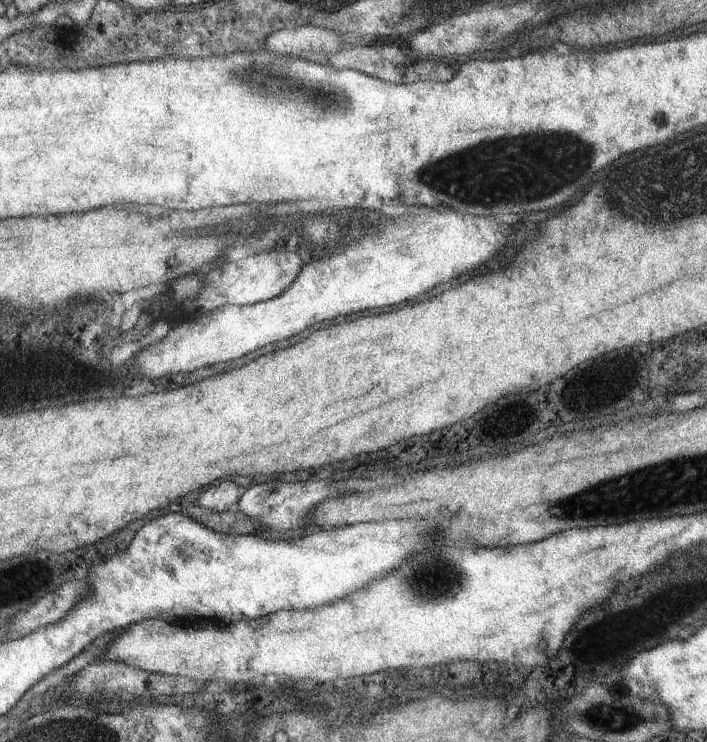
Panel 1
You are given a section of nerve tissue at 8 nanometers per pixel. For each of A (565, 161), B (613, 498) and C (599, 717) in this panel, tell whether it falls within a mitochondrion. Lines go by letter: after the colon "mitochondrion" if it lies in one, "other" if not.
A: mitochondrion
B: mitochondrion
C: mitochondrion

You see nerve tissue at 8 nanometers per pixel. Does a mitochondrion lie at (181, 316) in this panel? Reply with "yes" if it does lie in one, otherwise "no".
no

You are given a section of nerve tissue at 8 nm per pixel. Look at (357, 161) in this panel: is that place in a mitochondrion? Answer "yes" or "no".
no

